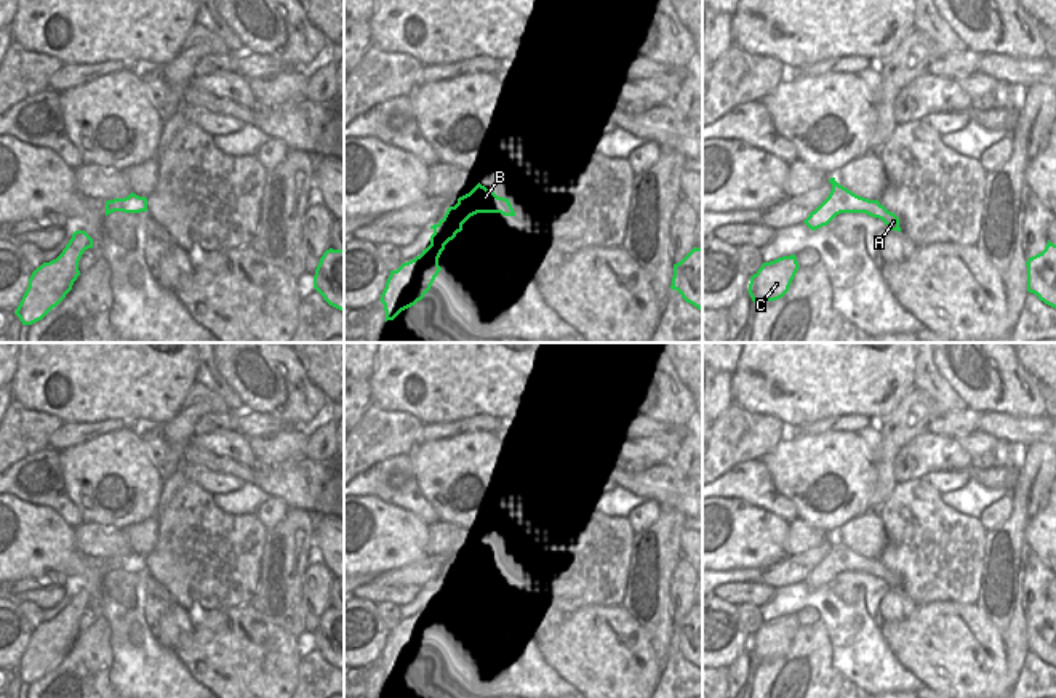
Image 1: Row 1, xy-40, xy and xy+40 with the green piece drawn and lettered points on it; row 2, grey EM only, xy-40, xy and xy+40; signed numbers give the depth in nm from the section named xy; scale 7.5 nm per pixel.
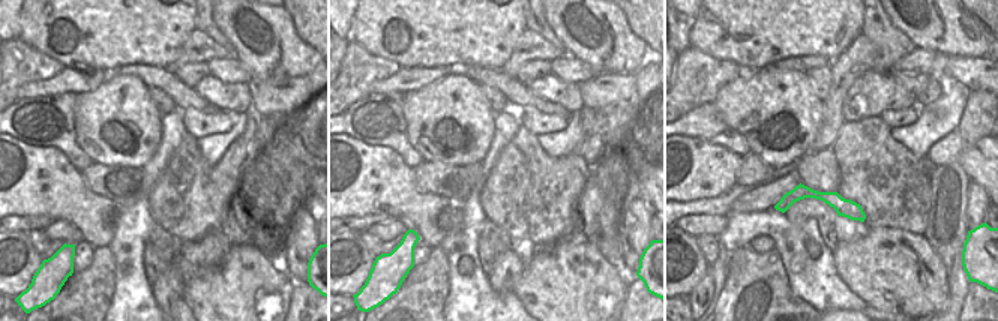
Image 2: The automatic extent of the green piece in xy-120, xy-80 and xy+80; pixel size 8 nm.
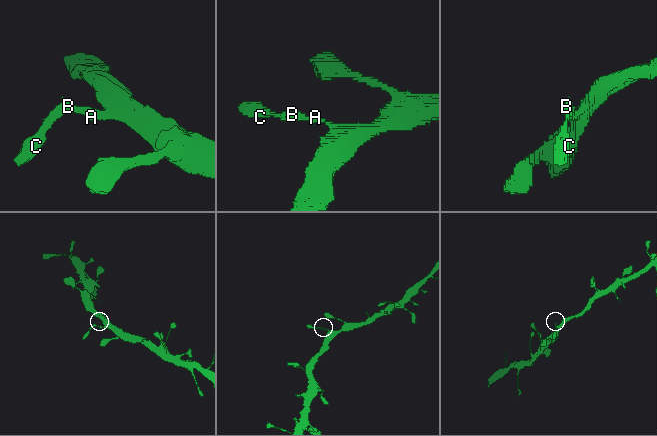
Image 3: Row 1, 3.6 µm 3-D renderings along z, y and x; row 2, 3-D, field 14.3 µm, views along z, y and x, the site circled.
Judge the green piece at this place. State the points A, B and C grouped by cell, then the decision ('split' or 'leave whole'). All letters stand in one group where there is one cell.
A B C | leave whole

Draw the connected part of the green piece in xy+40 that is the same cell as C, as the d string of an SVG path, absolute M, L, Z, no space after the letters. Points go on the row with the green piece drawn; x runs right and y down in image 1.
M795 255L782 256L770 263L763 263L762 267L750 277L749 295L755 303L755 307L782 298L798 271Z

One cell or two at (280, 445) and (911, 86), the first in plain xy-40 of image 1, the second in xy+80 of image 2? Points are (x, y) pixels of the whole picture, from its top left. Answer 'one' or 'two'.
one

